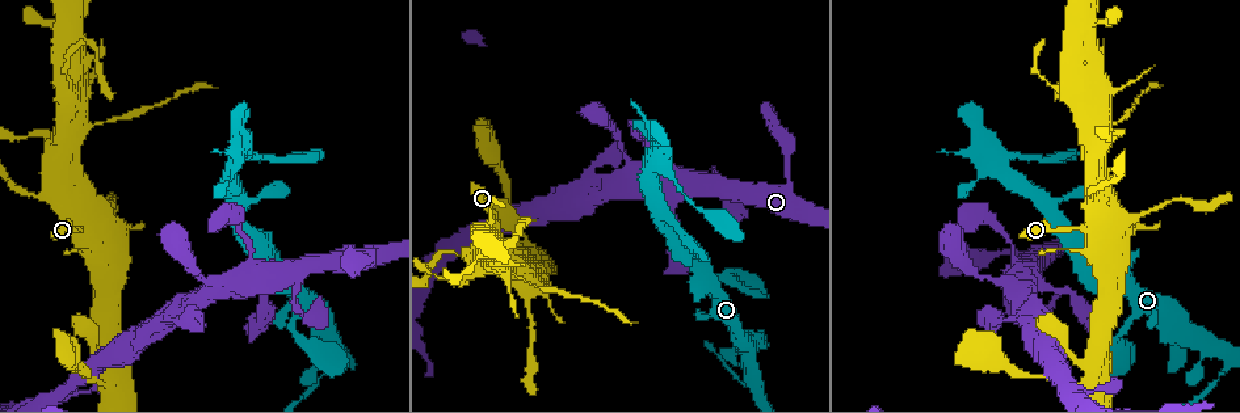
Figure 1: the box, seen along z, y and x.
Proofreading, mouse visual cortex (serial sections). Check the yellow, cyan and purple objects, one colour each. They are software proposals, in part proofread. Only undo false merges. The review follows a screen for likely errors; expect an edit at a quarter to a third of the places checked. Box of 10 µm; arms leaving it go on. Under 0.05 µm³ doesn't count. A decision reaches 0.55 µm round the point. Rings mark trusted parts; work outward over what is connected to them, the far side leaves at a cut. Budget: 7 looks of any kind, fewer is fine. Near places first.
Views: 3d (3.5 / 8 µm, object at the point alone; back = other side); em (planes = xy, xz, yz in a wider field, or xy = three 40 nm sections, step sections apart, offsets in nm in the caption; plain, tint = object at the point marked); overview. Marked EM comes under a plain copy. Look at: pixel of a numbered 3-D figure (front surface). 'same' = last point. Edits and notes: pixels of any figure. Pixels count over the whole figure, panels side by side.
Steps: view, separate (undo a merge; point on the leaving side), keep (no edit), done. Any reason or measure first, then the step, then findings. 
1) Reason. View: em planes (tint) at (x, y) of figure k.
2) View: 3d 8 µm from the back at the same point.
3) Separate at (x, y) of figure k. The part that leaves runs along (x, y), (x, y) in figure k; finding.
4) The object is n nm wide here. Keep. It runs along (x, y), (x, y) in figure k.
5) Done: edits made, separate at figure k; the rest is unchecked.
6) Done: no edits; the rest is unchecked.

Two arms at a narrow angle. View: 3d 8 µm at (1092, 359) of figure 1.

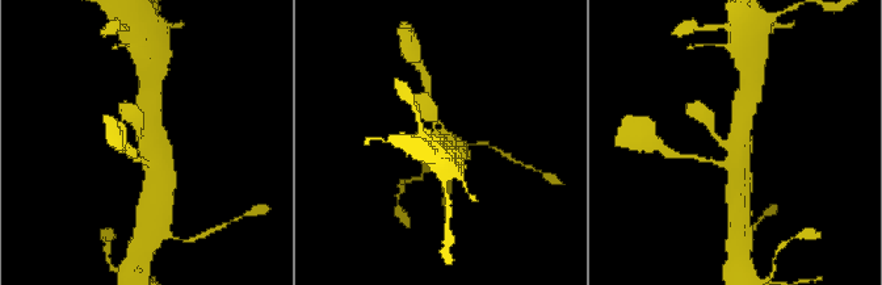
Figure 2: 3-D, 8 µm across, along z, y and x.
View: 3d 3.5 µm at the same point.

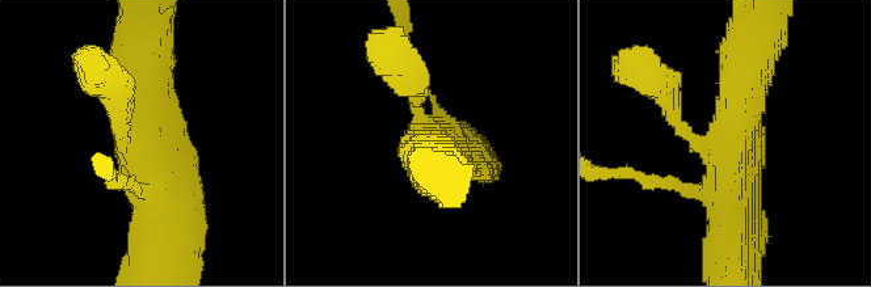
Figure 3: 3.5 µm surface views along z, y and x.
Keep. It runs along (747, 58), (727, 171), (677, 186) in figure 3; one cell here.

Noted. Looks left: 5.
Thin neck. View: em xy step 3 (tint) at (1123, 119) of figure 1.

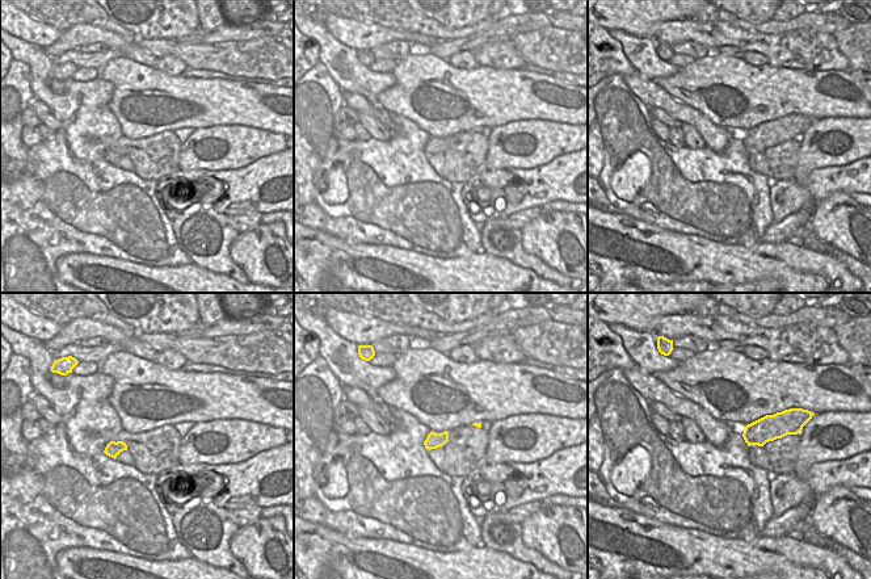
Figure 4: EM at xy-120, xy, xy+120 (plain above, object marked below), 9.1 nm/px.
Wider look. View: 3d 3.5 µm at the same point.

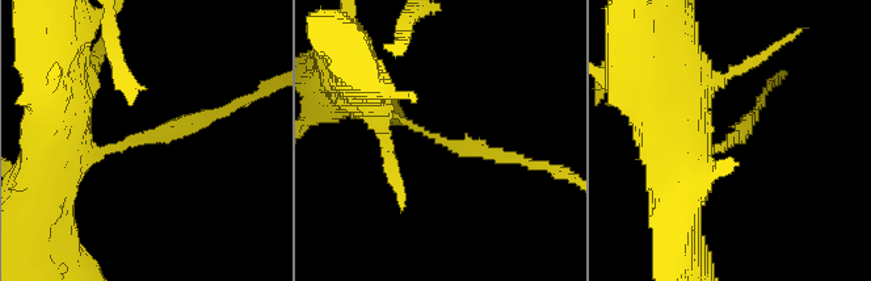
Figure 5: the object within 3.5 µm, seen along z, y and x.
Separate at (165, 138) of figure 5. The part that leaves runs along (125, 146), (222, 113), (238, 101) in figure 5; a second cell is stuck on.

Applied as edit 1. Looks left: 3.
View: overview.

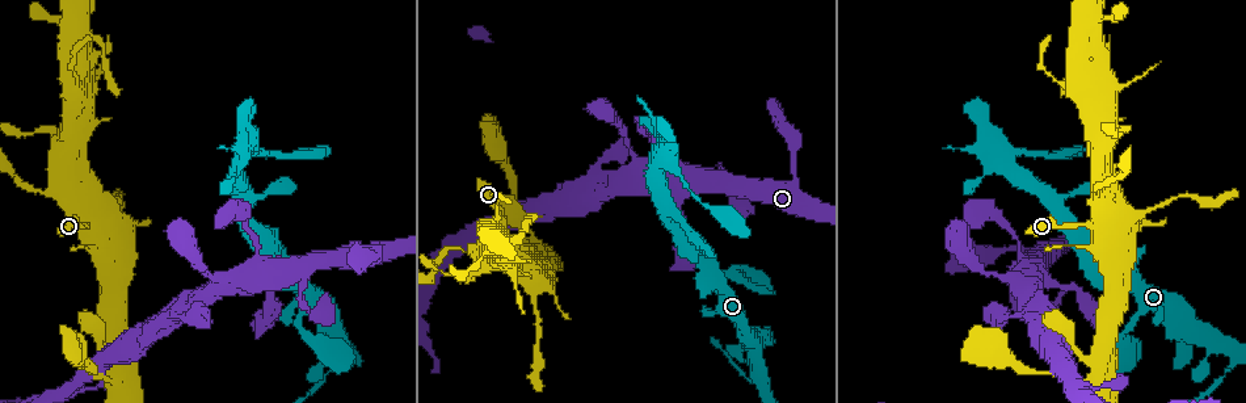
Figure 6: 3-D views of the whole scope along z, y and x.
Three-way junction. View: 3d 3.5 µm at (1232, 368) of figure 6.

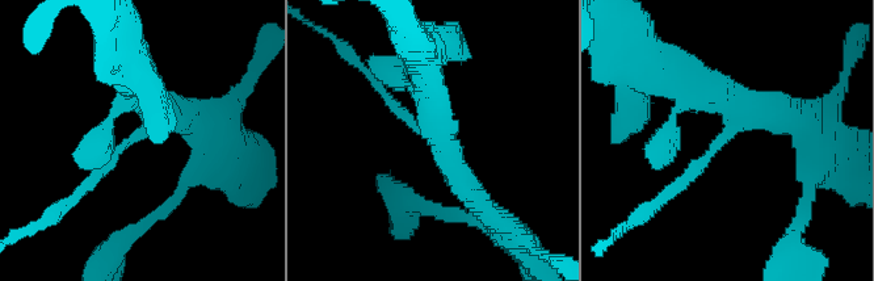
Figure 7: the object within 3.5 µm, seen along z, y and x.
3 arms meet here; the arms are 150, 350, 350 nm wide. View: em planes (tint) at (134, 141) of figure 7.

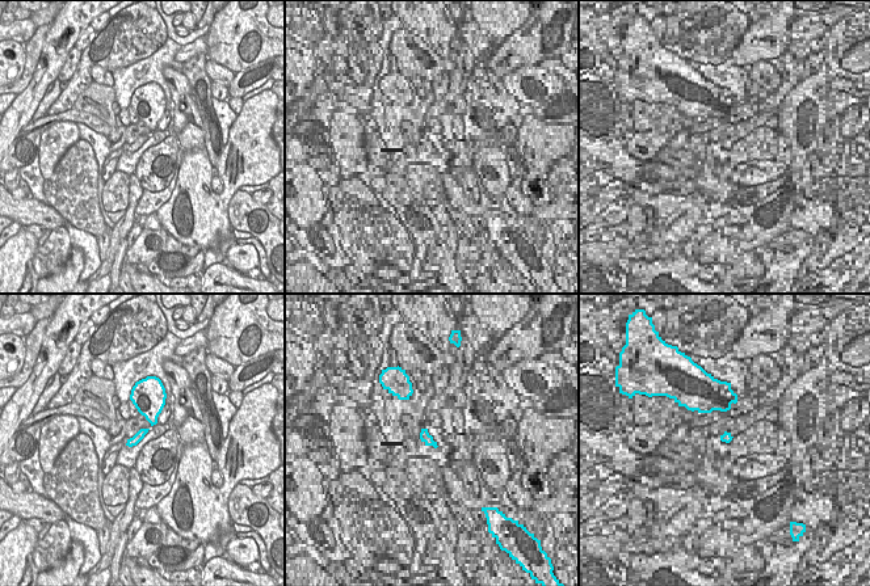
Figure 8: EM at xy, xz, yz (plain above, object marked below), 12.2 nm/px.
Separate at (702, 163) of figure 7. The part that leaves runs along (726, 137), (700, 168), (650, 209) in figure 7; a second cell is stuck on.

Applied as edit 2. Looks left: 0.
Done: edits made, separate at figure 5, separate at figure 7; the rest is unchecked.

